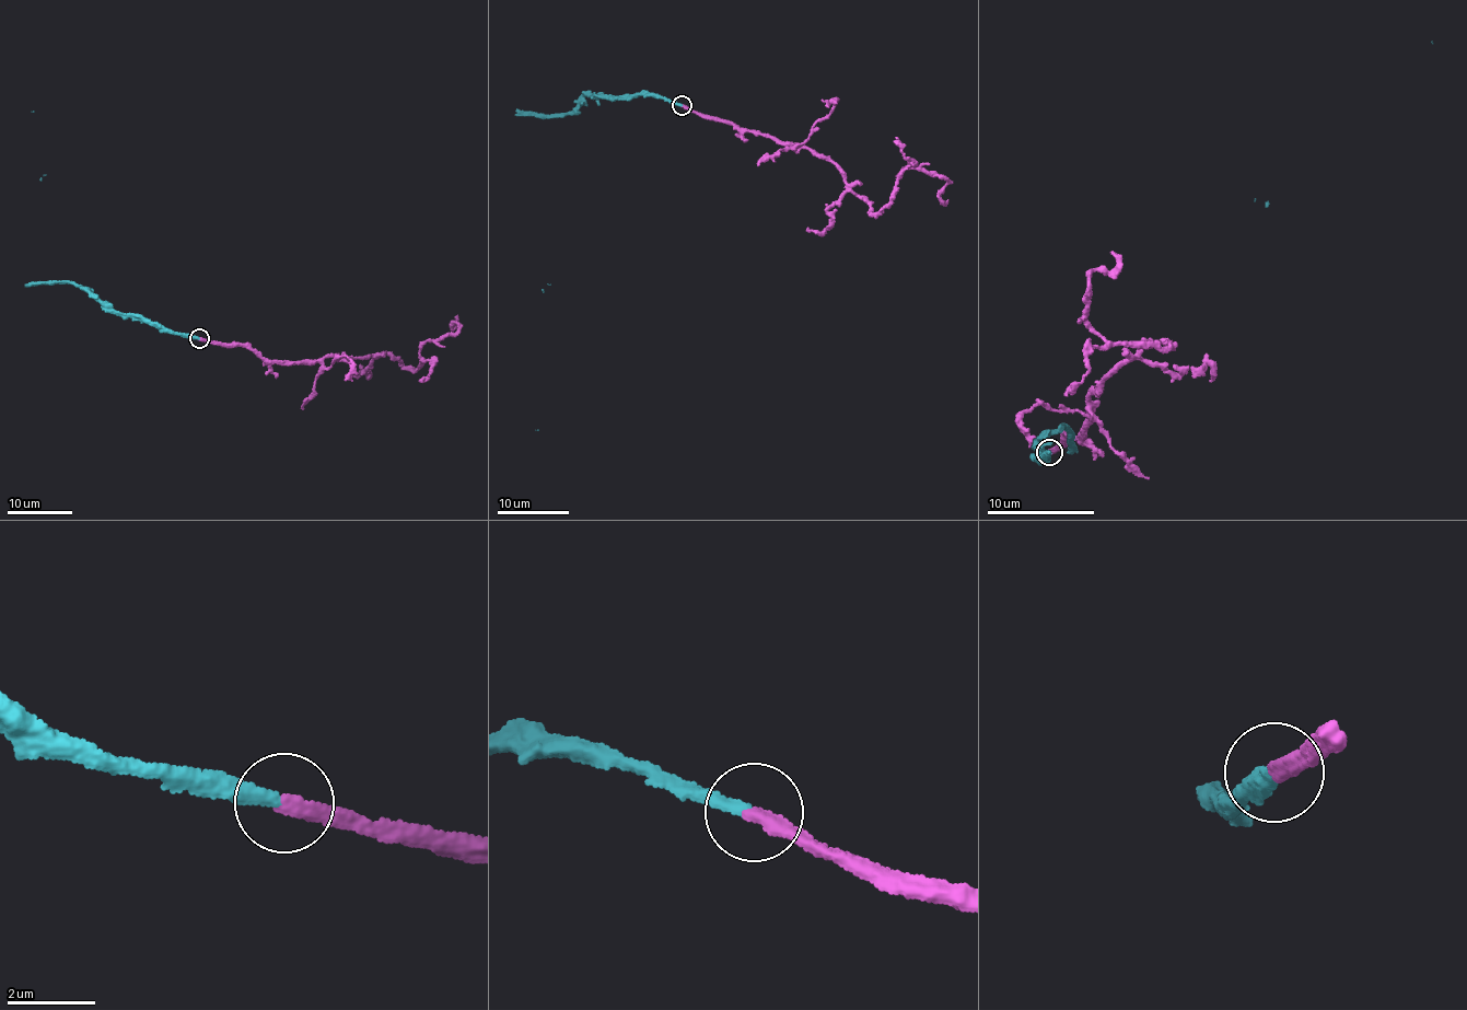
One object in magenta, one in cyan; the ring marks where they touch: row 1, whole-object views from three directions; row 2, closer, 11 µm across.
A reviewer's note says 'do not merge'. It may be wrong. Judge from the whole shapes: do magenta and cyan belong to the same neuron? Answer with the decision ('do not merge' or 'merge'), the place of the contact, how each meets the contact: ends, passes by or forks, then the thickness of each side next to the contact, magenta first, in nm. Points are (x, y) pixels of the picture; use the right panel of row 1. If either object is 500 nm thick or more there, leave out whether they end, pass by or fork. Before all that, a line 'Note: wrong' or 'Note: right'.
Note: wrong
merge; at (1049, 452); magenta ends there; cyan ends there; 360 nm thick on the magenta side, 280 nm on the other

